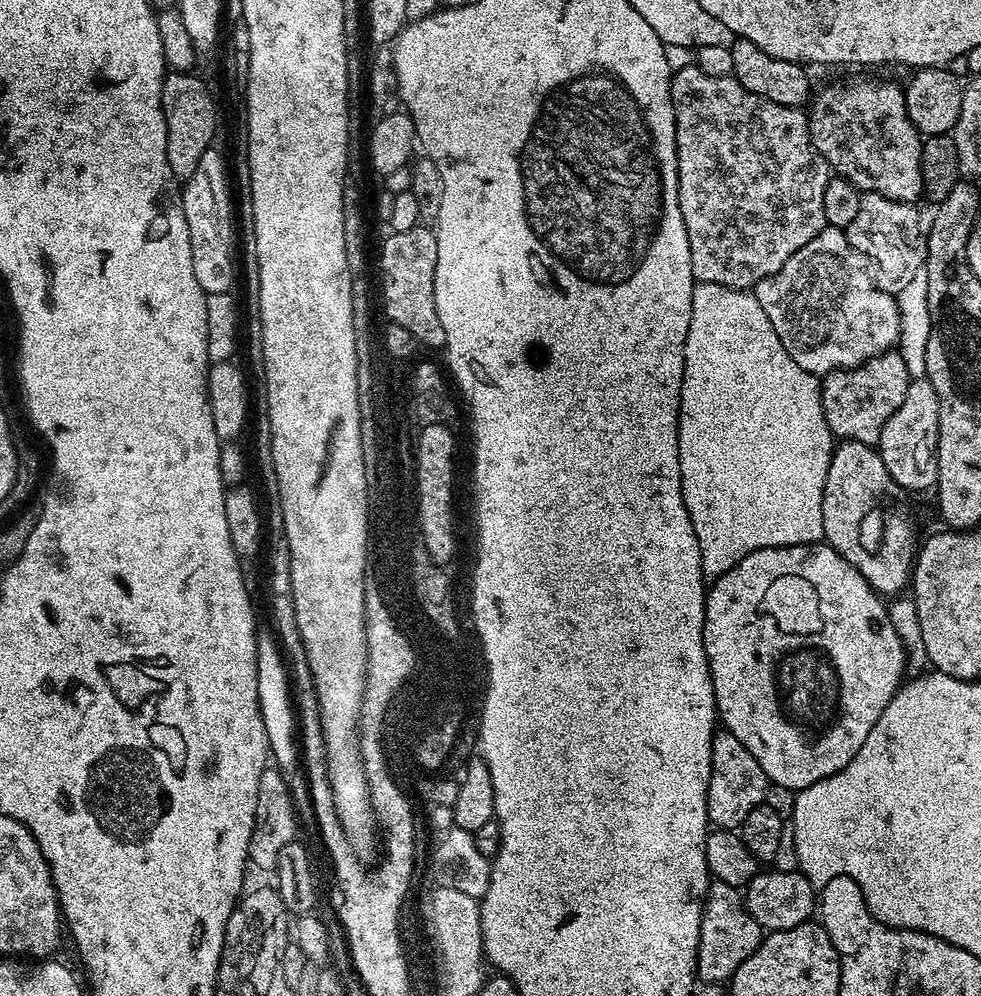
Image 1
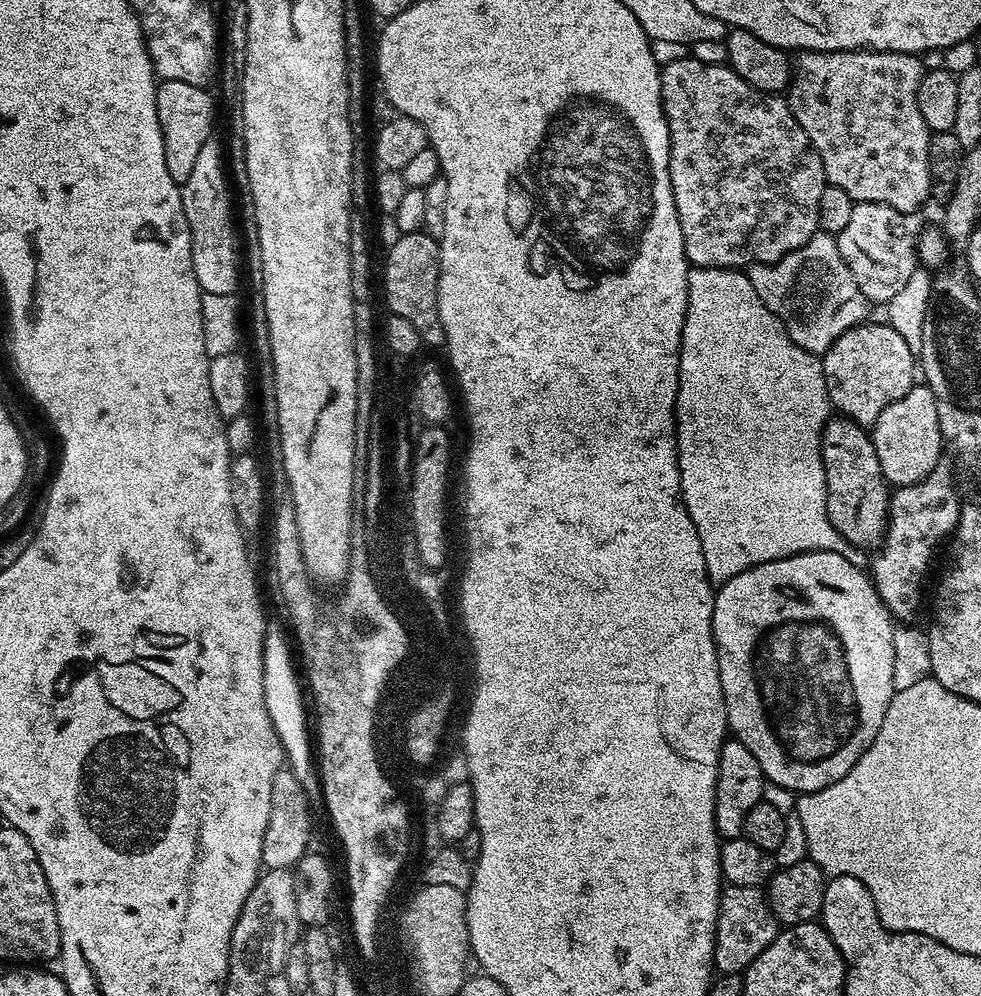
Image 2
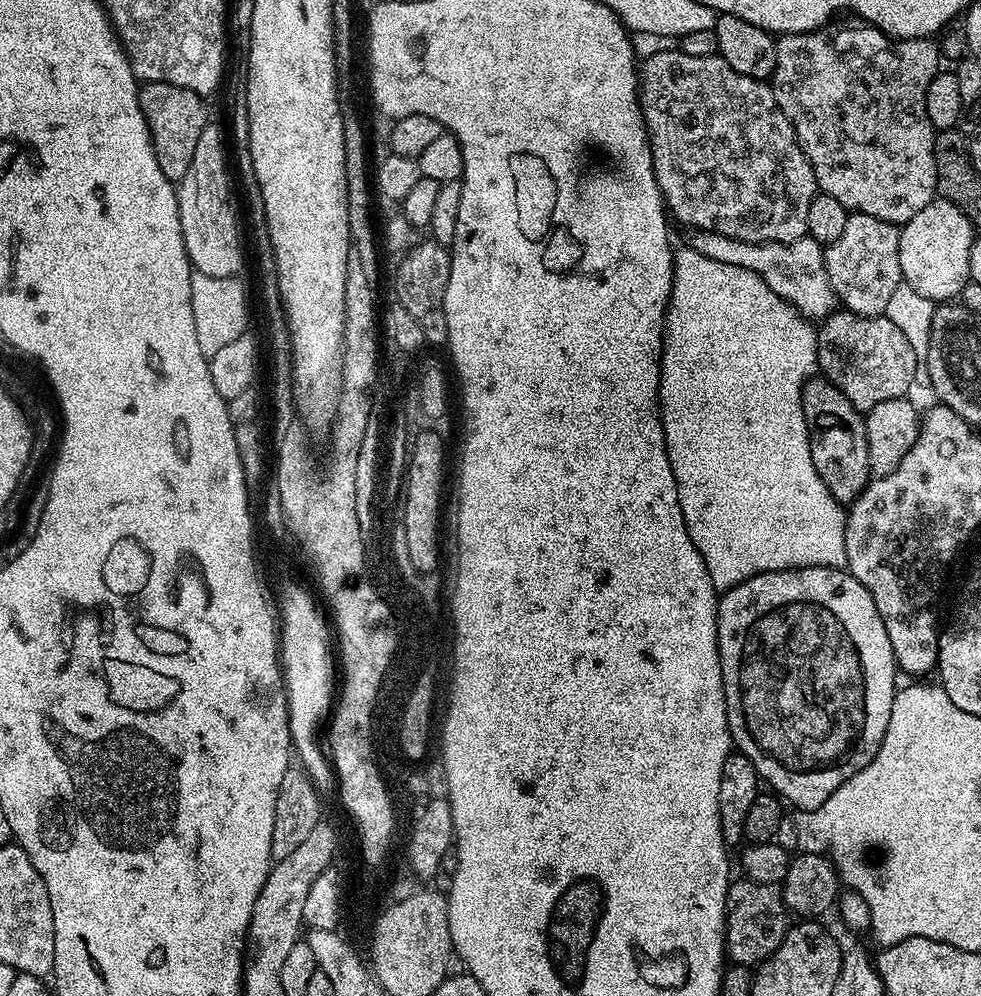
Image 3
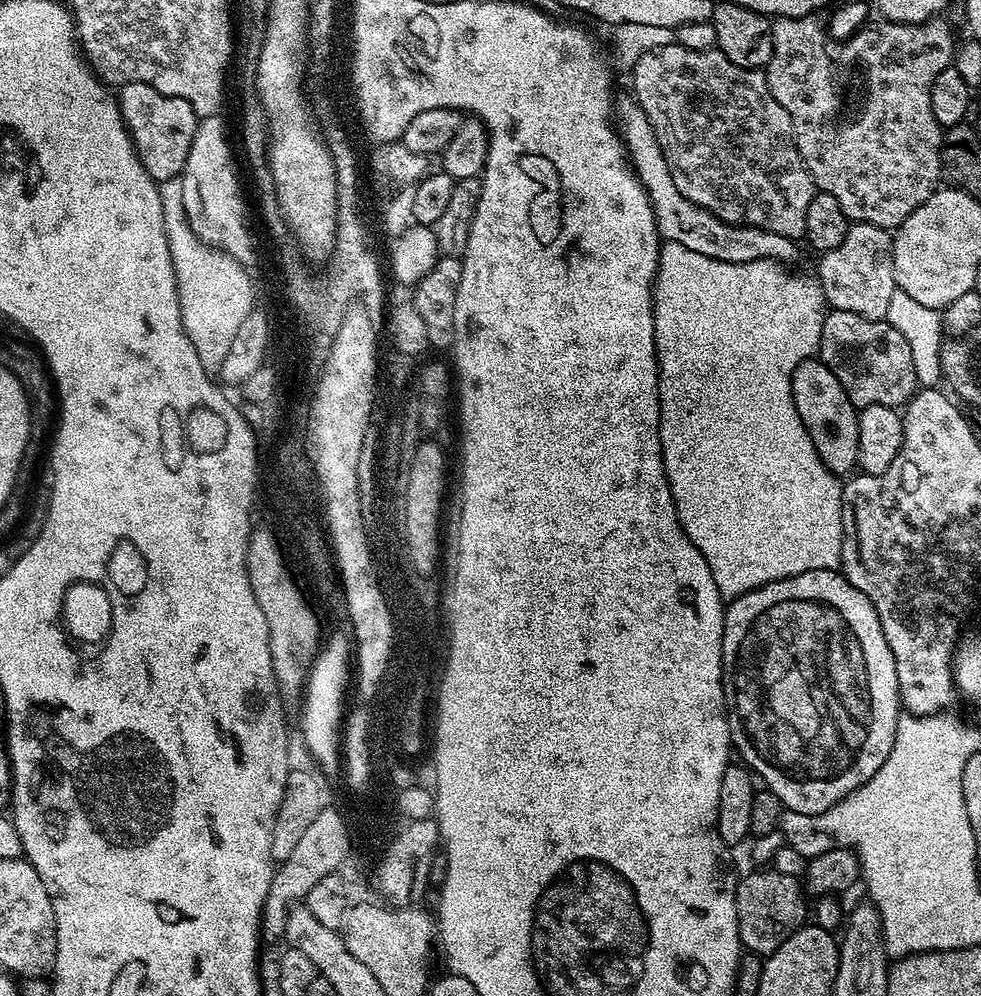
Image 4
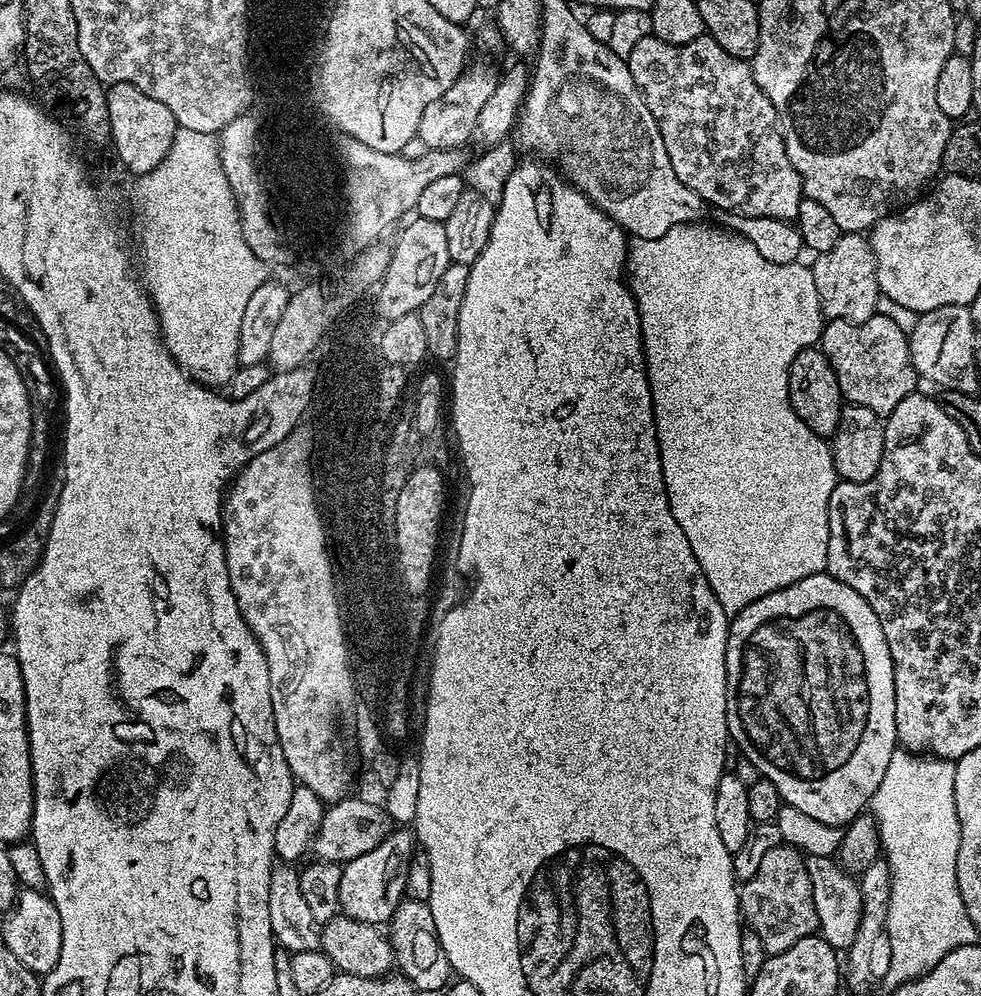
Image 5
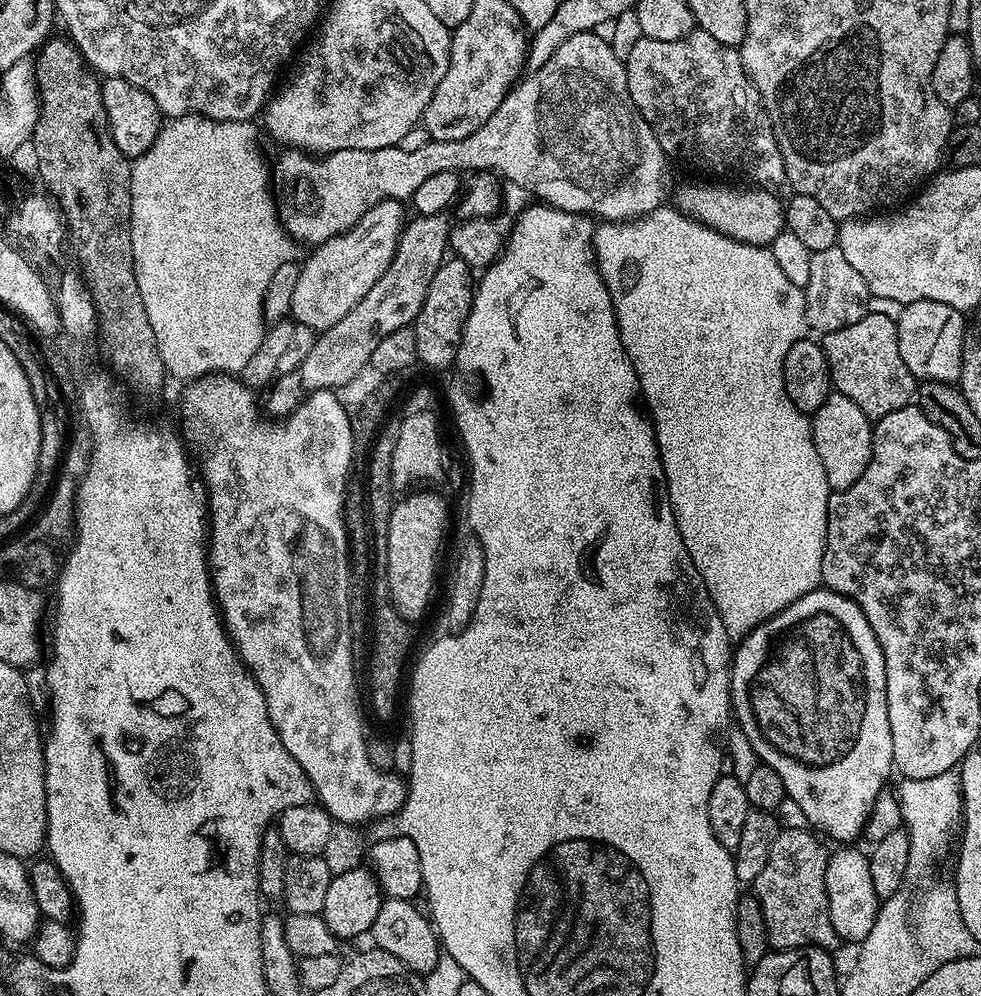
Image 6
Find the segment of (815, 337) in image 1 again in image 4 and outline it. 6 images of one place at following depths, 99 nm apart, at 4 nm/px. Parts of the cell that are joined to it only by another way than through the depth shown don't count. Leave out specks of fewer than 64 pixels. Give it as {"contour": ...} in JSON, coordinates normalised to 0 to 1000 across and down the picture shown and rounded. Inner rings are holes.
{"contour":[[[643,95],[636,96],[633,100],[631,97],[627,101],[626,128],[636,143],[636,152],[644,166],[644,172],[652,180],[652,185],[665,204],[669,230],[678,242],[691,243],[691,247],[699,247],[710,255],[720,255],[720,259],[745,265],[770,261],[804,263],[803,261],[810,259],[812,242],[808,238],[789,235],[776,229],[766,229],[759,225],[739,225],[719,209],[713,209],[707,203],[695,199],[695,195],[691,195],[691,187],[687,187],[687,179],[683,179],[679,161],[671,147],[663,120]]]}

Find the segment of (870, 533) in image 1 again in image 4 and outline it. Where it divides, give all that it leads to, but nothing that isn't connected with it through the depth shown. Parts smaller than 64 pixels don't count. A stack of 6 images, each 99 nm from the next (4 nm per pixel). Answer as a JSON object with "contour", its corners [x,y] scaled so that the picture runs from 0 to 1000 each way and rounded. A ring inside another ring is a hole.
{"contour":[[[835,359],[819,361],[807,377],[807,403],[818,428],[822,428],[830,444],[830,452],[834,452],[834,460],[851,478],[863,479],[874,469],[875,411],[866,404],[862,392],[858,392],[858,384],[850,380]]]}

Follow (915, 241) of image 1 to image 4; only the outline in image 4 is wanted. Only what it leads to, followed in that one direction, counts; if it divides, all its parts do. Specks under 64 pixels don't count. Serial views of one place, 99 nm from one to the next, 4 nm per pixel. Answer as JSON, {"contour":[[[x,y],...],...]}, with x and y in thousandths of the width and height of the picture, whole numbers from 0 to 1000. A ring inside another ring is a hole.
{"contour":[[[870,224],[862,239],[858,239],[858,247],[850,247],[850,251],[839,254],[835,261],[834,284],[845,310],[870,313],[884,321],[902,320],[907,299],[914,291],[906,230],[890,225]]]}

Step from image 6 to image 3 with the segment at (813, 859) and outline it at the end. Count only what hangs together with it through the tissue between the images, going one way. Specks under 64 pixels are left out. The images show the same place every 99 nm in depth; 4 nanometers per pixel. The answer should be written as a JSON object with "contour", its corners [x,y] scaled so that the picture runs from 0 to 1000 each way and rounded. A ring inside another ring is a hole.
{"contour":[[[747,883],[742,890],[740,960],[746,968],[771,970],[787,960],[789,954],[793,954],[805,931],[805,917],[799,909],[798,895],[792,889],[753,883]]]}

